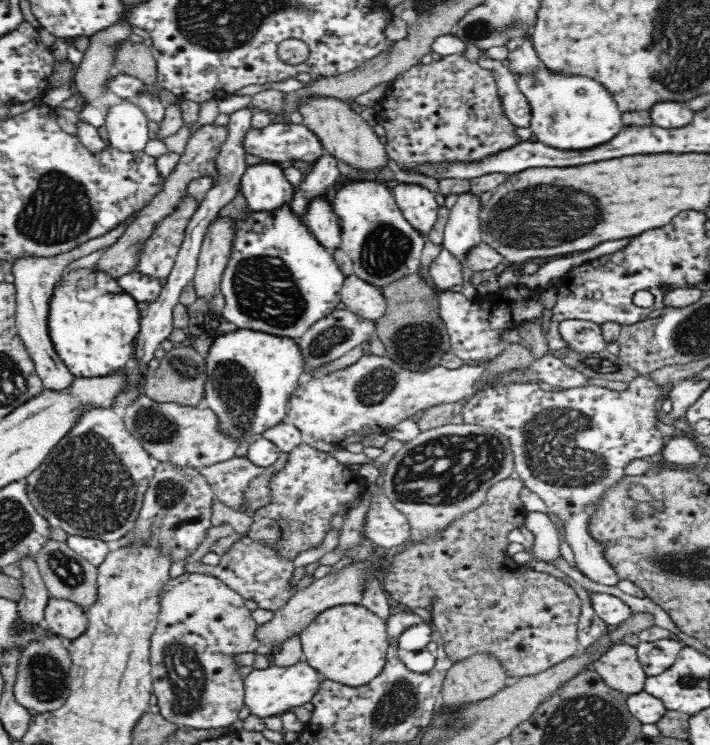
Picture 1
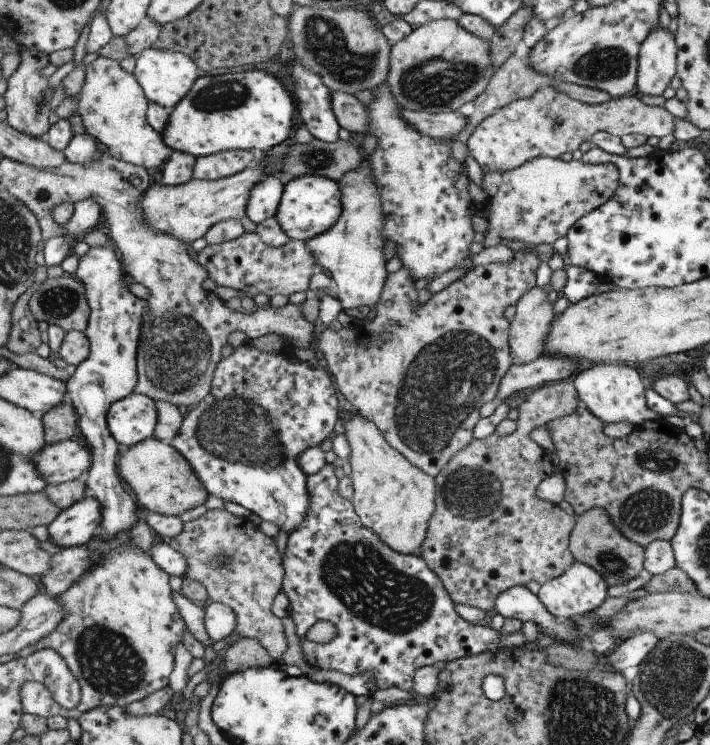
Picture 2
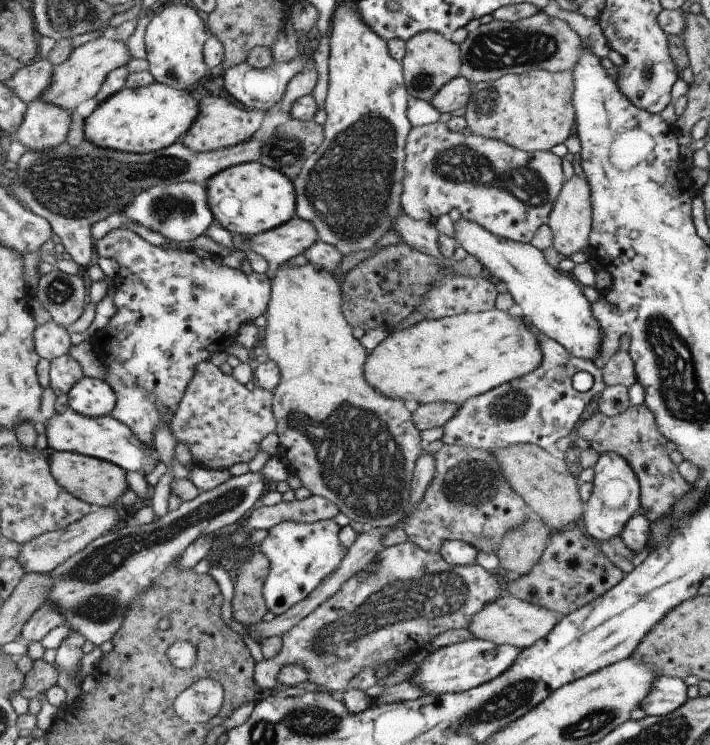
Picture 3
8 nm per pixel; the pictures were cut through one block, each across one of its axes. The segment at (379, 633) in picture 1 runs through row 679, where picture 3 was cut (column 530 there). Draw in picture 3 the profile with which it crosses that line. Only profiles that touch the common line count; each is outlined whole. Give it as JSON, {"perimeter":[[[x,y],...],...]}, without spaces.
{"perimeter":[[[493,309],[478,313],[465,313],[445,318],[425,318],[405,329],[393,330],[371,352],[366,365],[367,382],[391,398],[399,398],[413,407],[426,404],[461,404],[485,394],[501,384],[510,383],[531,374],[543,364],[542,344],[524,317],[511,316],[509,312]]]}

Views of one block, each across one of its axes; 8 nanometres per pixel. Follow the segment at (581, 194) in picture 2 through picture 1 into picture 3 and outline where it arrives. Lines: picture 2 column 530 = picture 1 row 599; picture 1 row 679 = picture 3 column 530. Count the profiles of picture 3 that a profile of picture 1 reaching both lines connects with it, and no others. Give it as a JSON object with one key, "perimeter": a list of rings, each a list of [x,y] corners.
{"perimeter":[[[435,122],[411,129],[406,144],[406,178],[402,205],[415,220],[429,220],[433,225],[439,216],[449,214],[457,208],[463,218],[475,220],[489,232],[507,240],[528,243],[533,240],[540,226],[550,224],[556,200],[563,190],[563,157],[550,151],[524,151],[502,140],[495,140],[478,134],[463,134],[449,130],[446,123]]]}

